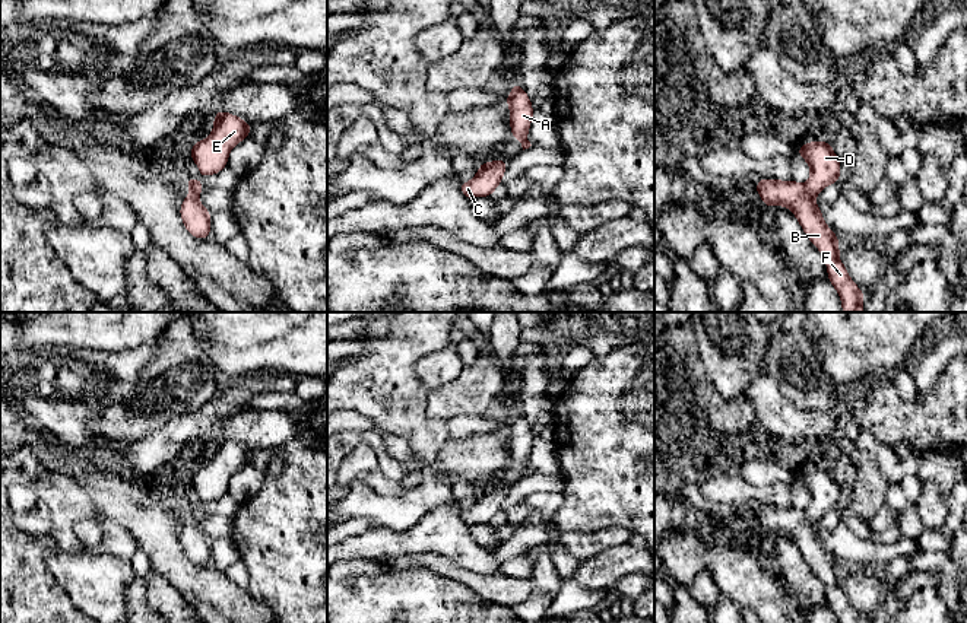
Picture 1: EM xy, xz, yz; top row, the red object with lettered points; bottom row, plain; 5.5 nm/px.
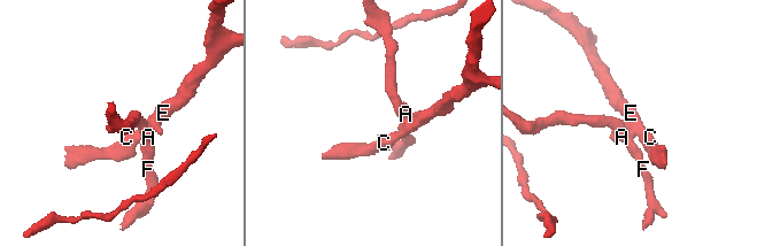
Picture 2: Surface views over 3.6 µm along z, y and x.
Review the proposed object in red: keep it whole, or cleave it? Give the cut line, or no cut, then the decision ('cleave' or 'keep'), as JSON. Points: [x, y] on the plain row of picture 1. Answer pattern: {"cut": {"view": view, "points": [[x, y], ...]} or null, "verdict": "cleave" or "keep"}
{"cut": {"view": "yz", "points": [[805, 511], [805, 518], [812, 525]]}, "verdict": "cleave"}

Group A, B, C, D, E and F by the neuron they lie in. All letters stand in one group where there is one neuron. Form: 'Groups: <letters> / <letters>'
Groups: A B F / C D E

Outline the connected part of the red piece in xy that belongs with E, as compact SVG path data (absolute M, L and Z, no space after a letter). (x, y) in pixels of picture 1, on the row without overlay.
M216 438L213 457L202 468L193 470L190 484L196 489L200 502L210 503L228 492L228 483L234 473L250 463L251 452L240 444Z

